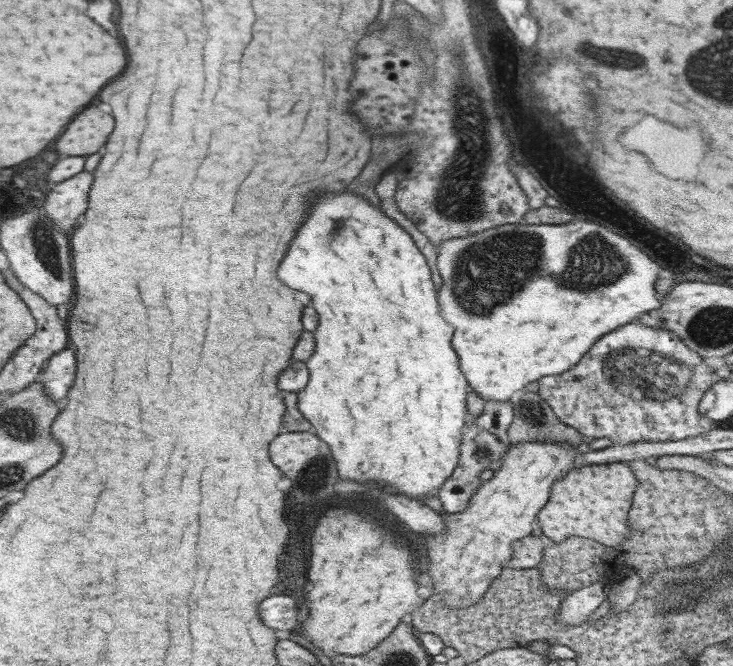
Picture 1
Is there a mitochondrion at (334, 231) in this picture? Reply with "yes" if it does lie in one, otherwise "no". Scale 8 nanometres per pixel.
yes

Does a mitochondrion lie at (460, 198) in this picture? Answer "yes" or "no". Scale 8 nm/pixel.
yes

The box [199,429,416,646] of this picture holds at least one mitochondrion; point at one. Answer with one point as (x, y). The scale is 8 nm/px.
(314, 475)

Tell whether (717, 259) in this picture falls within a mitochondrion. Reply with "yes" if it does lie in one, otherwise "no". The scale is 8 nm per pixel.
no

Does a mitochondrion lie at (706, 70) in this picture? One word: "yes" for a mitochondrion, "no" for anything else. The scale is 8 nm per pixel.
yes

